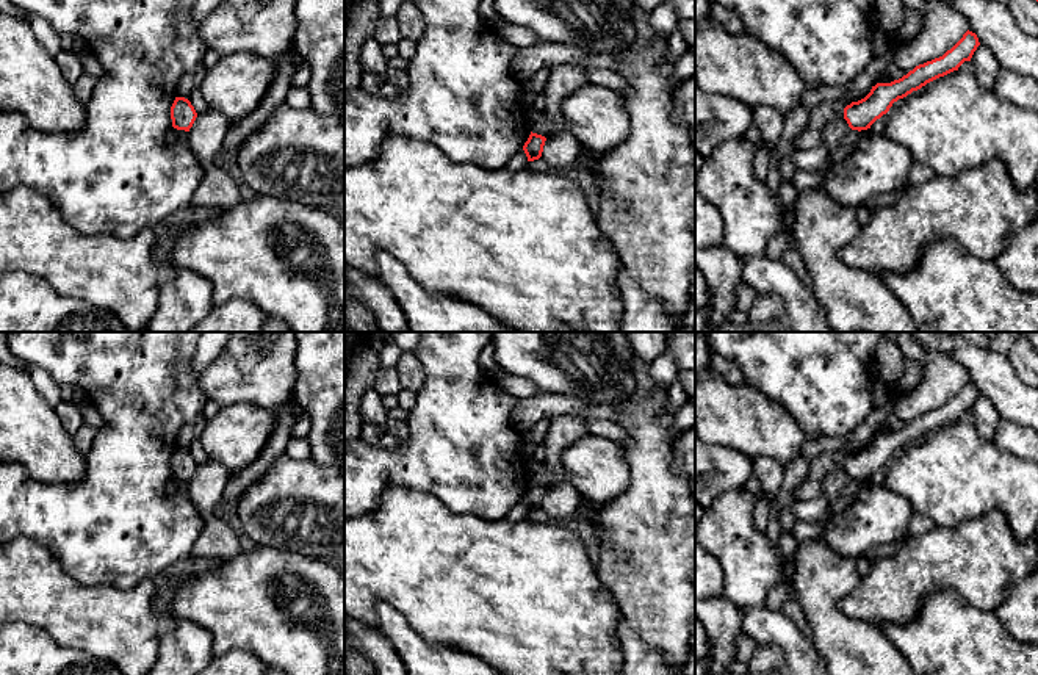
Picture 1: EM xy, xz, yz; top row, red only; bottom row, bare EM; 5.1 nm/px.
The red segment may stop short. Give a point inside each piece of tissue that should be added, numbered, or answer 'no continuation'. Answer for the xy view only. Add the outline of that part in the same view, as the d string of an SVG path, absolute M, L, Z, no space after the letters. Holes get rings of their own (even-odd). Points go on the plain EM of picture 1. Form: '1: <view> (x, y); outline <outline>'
no continuation

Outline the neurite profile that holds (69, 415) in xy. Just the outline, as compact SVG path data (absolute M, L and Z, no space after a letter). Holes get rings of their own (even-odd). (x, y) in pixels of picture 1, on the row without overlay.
M63 401L55 407L55 412L69 434L77 432L83 426L83 418L77 404Z

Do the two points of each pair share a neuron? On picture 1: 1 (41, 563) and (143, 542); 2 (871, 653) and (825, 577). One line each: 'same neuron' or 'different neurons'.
1: different neurons
2: same neuron

